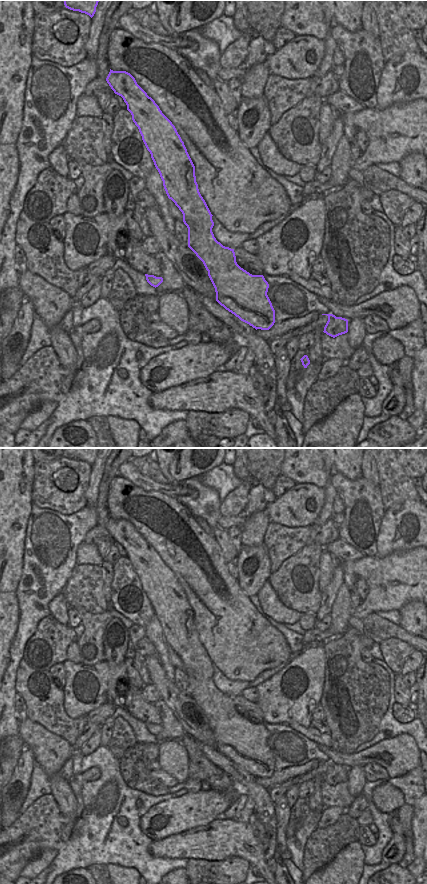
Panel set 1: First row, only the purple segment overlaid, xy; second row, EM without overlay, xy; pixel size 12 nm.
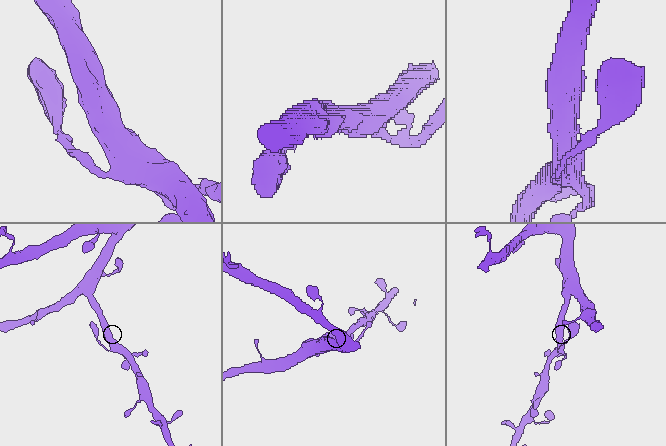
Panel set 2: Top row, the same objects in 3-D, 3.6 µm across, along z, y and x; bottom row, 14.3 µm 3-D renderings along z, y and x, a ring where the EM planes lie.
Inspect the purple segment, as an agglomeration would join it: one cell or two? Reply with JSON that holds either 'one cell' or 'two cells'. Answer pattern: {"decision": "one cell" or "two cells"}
{"decision": "two cells"}

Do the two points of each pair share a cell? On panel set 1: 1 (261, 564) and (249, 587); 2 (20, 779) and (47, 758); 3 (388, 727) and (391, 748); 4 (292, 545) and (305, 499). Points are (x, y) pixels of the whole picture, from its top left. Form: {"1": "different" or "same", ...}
{"1": "same", "2": "different", "3": "different", "4": "different"}

